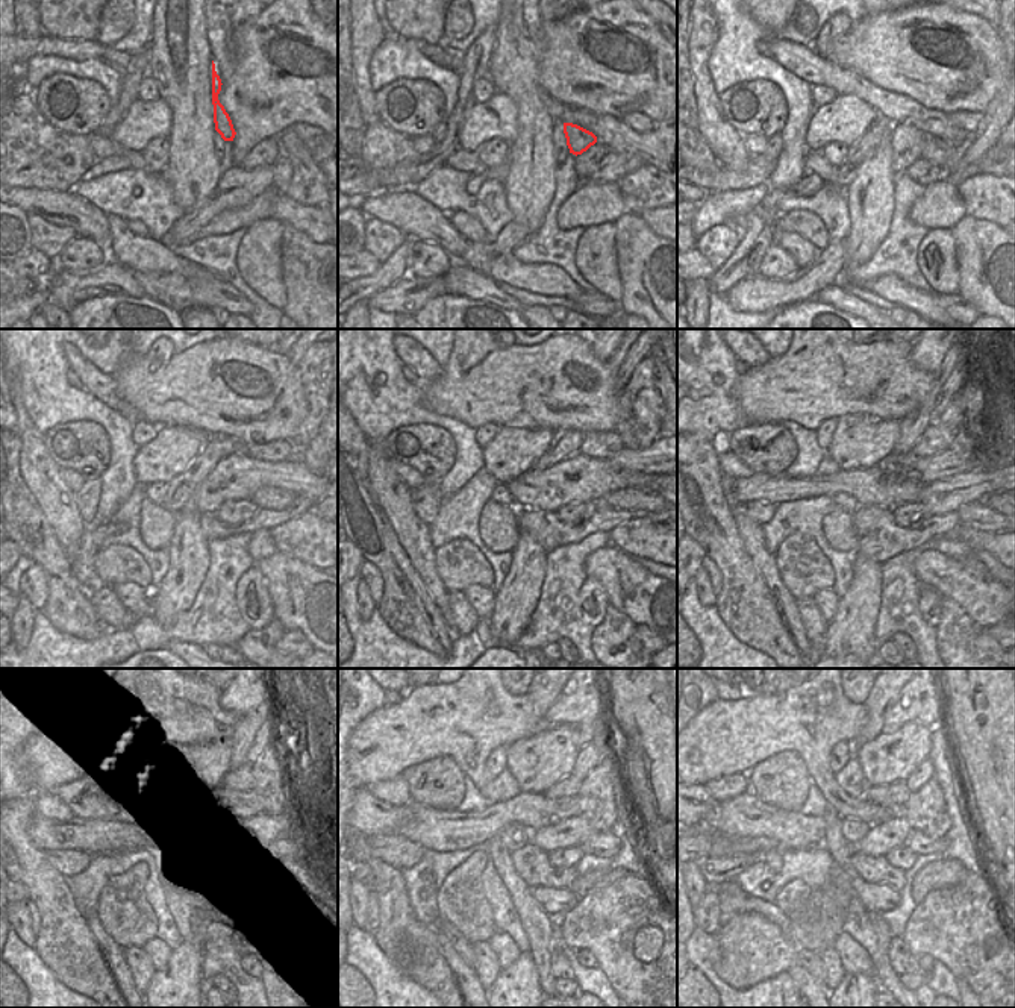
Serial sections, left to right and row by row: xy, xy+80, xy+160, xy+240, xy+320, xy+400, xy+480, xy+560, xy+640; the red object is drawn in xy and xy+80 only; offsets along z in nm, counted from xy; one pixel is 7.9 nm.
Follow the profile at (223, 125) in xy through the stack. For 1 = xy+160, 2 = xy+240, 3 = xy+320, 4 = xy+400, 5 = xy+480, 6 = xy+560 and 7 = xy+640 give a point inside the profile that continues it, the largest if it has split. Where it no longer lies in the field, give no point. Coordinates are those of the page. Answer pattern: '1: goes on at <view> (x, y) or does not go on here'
1: goes on at xy+160 (935, 150)
2: goes on at xy+240 (267, 497)
3: goes on at xy+320 (627, 499)
4: goes on at xy+400 (985, 500)
5: does not go on here
6: does not go on here
7: does not go on here

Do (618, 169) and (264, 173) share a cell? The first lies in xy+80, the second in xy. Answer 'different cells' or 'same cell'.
same cell

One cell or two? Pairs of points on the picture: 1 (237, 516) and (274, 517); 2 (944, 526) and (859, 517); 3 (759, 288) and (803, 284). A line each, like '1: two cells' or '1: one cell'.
1: two cells
2: one cell
3: one cell

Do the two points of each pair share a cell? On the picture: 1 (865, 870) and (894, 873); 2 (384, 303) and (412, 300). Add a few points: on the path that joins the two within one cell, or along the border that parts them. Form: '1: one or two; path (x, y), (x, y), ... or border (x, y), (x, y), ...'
1: one; path (873, 870), (886, 872)
2: one; path (391, 300), (405, 300)

